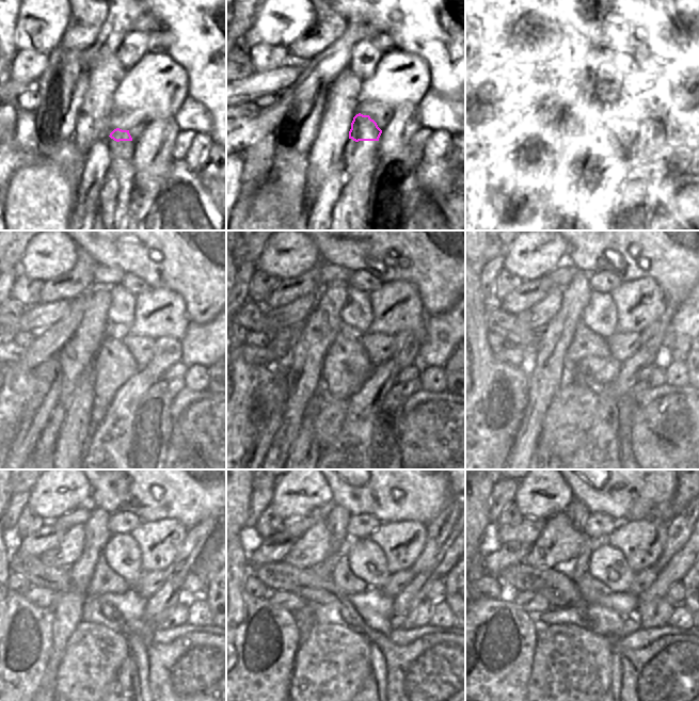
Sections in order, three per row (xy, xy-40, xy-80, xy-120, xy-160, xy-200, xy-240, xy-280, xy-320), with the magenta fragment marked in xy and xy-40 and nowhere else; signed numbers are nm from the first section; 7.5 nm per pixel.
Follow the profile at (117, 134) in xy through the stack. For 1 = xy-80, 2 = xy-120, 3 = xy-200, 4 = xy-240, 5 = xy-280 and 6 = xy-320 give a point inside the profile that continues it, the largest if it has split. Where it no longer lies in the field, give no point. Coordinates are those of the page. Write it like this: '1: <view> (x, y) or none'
1: xy-80 (598, 126)
2: xy-120 (113, 365)
3: xy-200 (585, 343)
4: xy-240 (105, 580)
5: xy-280 (343, 576)
6: xy-320 (591, 589)

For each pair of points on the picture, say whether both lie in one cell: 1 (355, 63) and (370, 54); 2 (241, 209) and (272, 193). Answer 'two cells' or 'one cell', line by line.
1: one cell
2: two cells

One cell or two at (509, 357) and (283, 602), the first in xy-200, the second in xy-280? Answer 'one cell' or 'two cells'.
one cell

